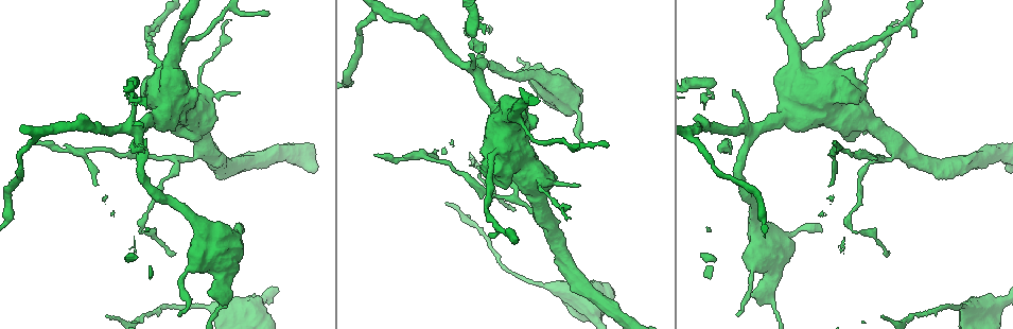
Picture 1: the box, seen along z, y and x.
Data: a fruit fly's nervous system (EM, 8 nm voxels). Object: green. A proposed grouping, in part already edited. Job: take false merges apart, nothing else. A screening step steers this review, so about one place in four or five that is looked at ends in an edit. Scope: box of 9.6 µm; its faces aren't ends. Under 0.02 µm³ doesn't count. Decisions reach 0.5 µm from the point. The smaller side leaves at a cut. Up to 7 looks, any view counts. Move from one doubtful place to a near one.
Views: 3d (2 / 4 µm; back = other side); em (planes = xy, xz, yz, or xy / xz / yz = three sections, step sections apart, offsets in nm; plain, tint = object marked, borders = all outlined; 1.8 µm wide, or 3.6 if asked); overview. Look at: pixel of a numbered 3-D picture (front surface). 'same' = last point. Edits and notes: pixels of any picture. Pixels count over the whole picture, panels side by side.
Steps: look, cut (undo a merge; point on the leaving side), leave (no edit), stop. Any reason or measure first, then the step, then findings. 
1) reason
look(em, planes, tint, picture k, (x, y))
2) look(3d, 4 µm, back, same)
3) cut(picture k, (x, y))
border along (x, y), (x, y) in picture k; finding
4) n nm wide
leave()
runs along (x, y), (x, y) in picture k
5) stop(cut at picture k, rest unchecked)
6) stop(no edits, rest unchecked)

calibre changes
look(em, 3.6 µm, planes, plain, picture 1, (234, 312))

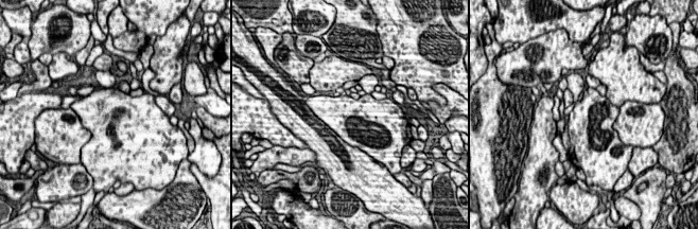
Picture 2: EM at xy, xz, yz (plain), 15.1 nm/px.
look(em, 3.6 µm, planes, tint, same)

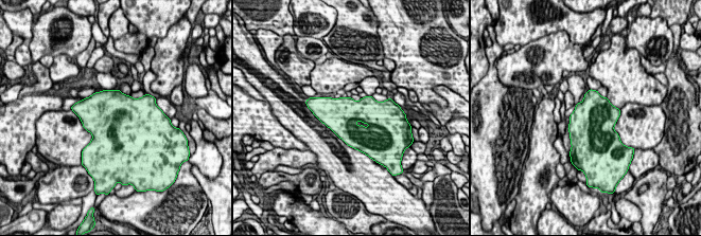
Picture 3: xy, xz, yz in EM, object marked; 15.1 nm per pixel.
700 nm wide
leave()
continuous, no second cell

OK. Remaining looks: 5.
abrupt turn
look(3d, 2 µm, picture 1, (850, 214))

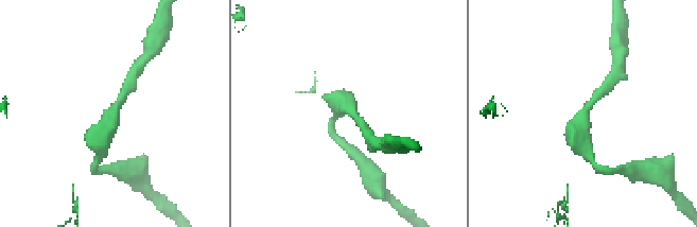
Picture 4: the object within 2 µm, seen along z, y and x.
look(em, xy, step 4, tint, picture 4, (118, 103))

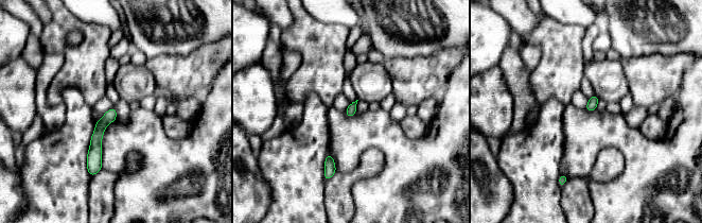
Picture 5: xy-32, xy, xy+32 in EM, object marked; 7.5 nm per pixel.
leave()
runs along (112, 112), (100, 125), (92, 170) in picture 5; continuous, no second cell

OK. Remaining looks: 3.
look(em, 3.6 µm, planes, tint, picture 1, (513, 135))

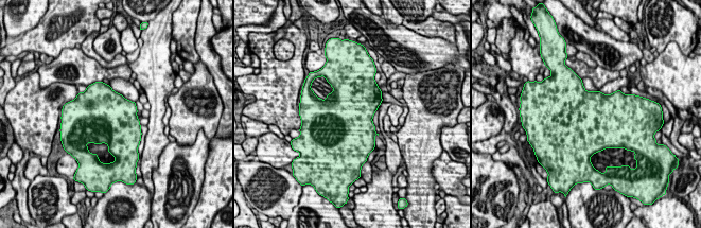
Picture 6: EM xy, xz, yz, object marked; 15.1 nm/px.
leave()
continuous, no second cell

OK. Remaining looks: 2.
stop(no edits, rest unchecked)

